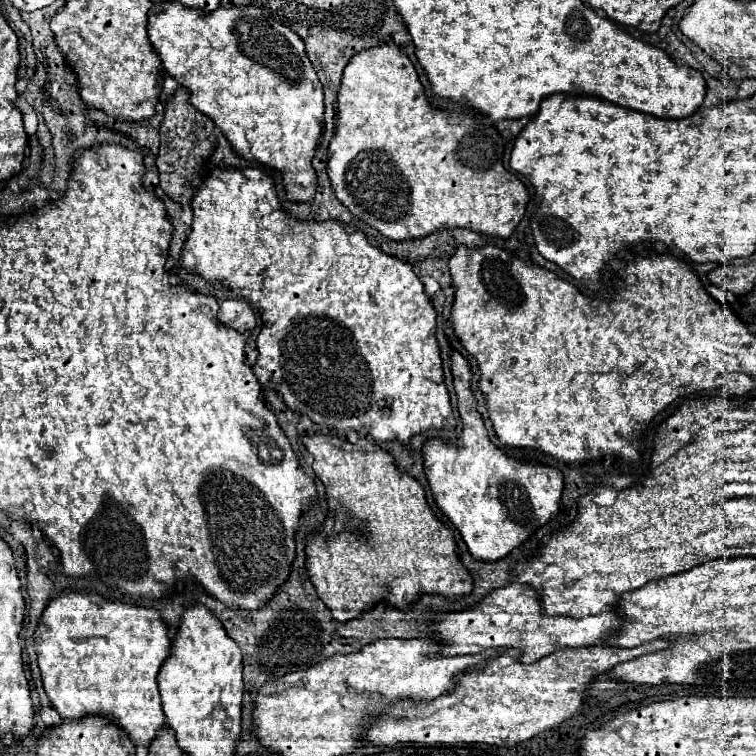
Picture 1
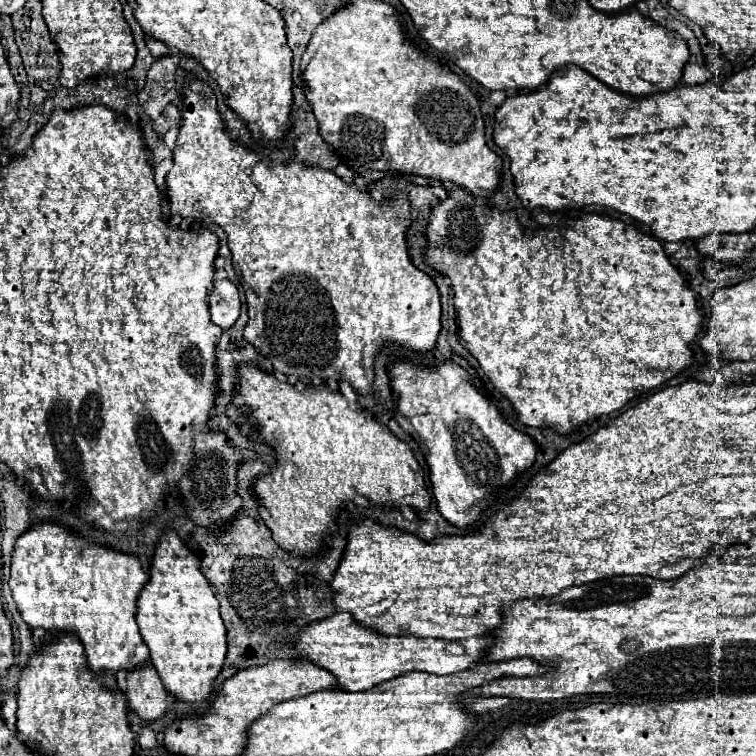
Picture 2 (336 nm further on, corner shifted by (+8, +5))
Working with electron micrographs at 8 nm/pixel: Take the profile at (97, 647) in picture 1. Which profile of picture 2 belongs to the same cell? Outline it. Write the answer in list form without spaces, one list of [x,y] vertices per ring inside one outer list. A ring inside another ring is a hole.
[[[41,523],[33,525],[27,533],[23,533],[17,539],[9,587],[17,603],[17,609],[23,621],[29,625],[29,629],[35,631],[37,627],[41,627],[45,631],[45,635],[41,637],[43,645],[55,641],[61,633],[71,633],[79,637],[79,641],[85,647],[89,669],[97,677],[103,677],[103,675],[117,675],[119,671],[139,669],[143,663],[149,661],[149,649],[139,637],[139,627],[135,623],[137,597],[141,595],[141,589],[145,587],[147,581],[149,575],[141,569],[137,557],[93,545],[91,541],[75,537],[61,525]]]

